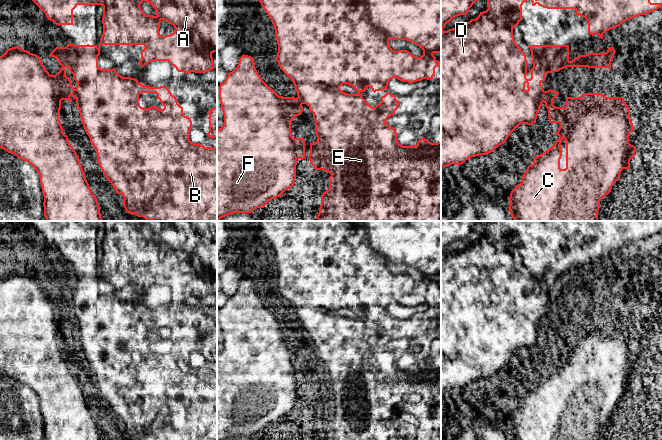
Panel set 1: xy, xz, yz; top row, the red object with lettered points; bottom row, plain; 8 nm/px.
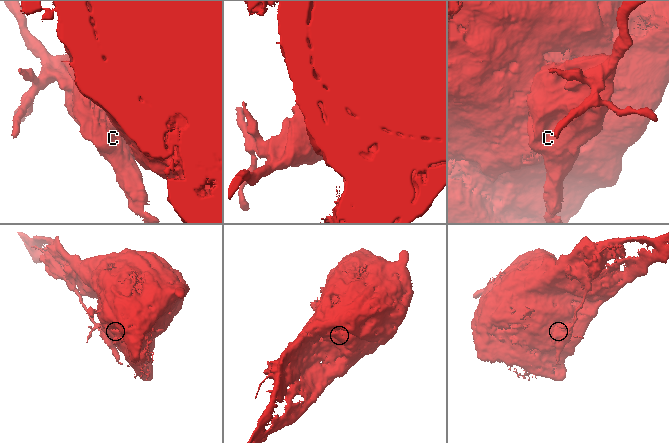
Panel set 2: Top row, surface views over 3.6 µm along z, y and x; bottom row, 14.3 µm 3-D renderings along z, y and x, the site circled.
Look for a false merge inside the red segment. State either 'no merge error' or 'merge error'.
merge error

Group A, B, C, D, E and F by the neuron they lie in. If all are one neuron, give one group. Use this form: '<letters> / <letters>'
A B D E / C F

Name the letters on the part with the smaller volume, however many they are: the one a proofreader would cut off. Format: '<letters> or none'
C, F

